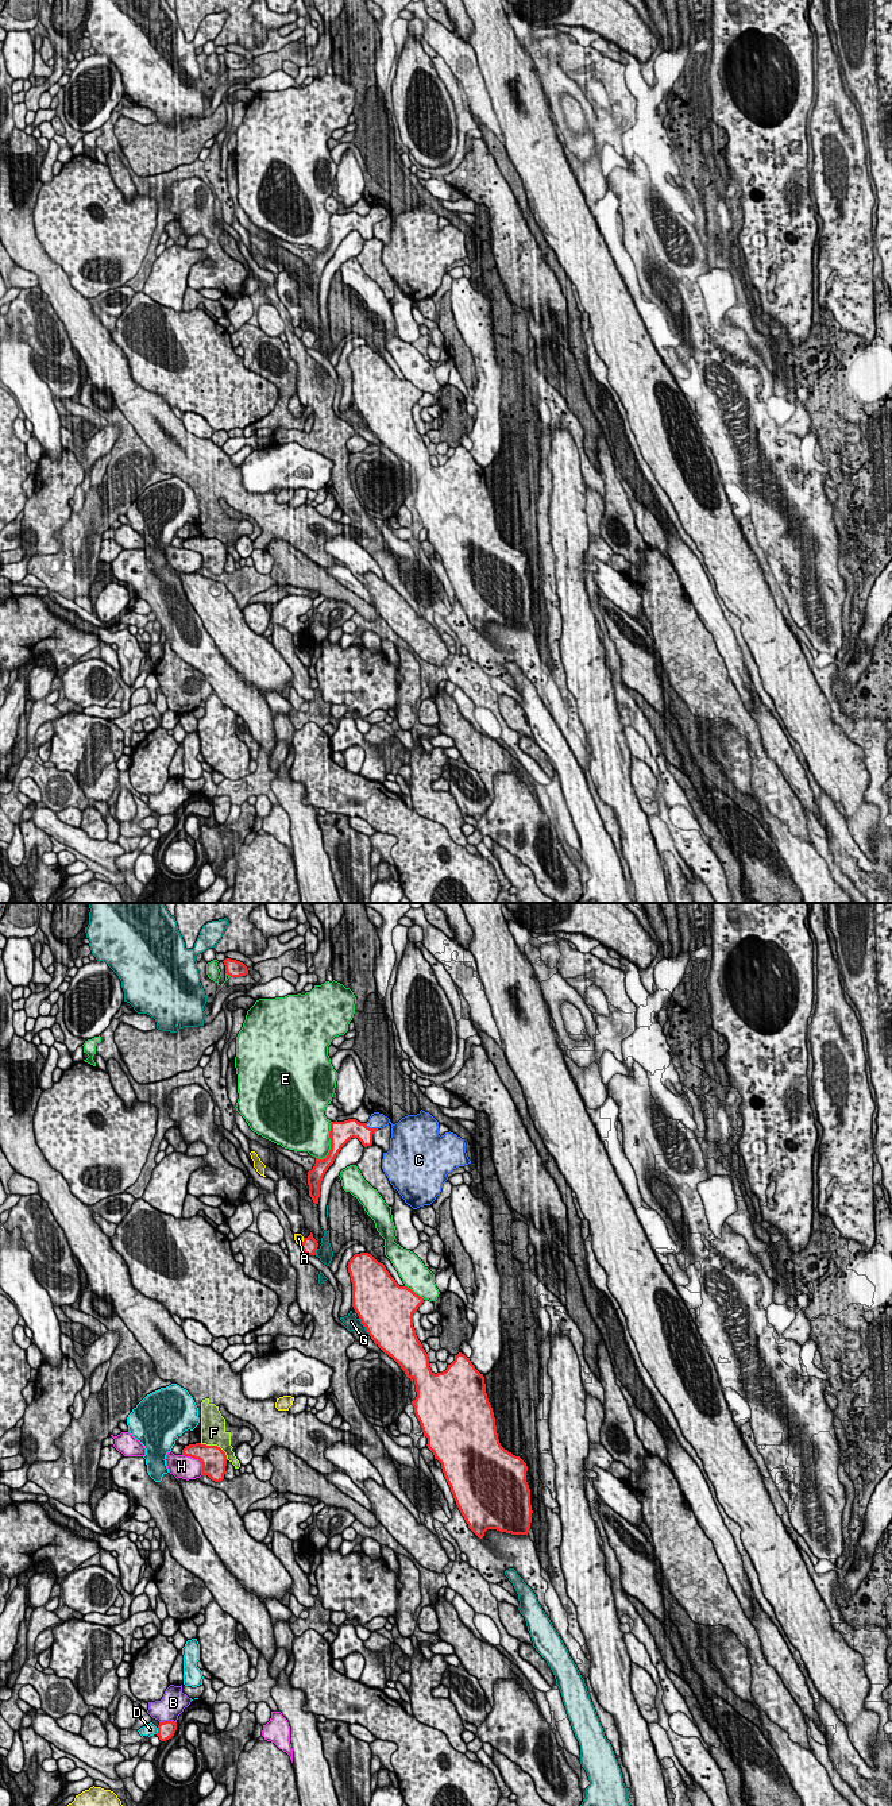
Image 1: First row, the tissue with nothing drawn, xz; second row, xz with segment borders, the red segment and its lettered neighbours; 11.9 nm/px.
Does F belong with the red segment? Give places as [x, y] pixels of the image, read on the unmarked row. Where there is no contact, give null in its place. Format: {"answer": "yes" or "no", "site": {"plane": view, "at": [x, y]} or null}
{"answer": "no", "site": {"plane": "xz", "at": [216, 539]}}

